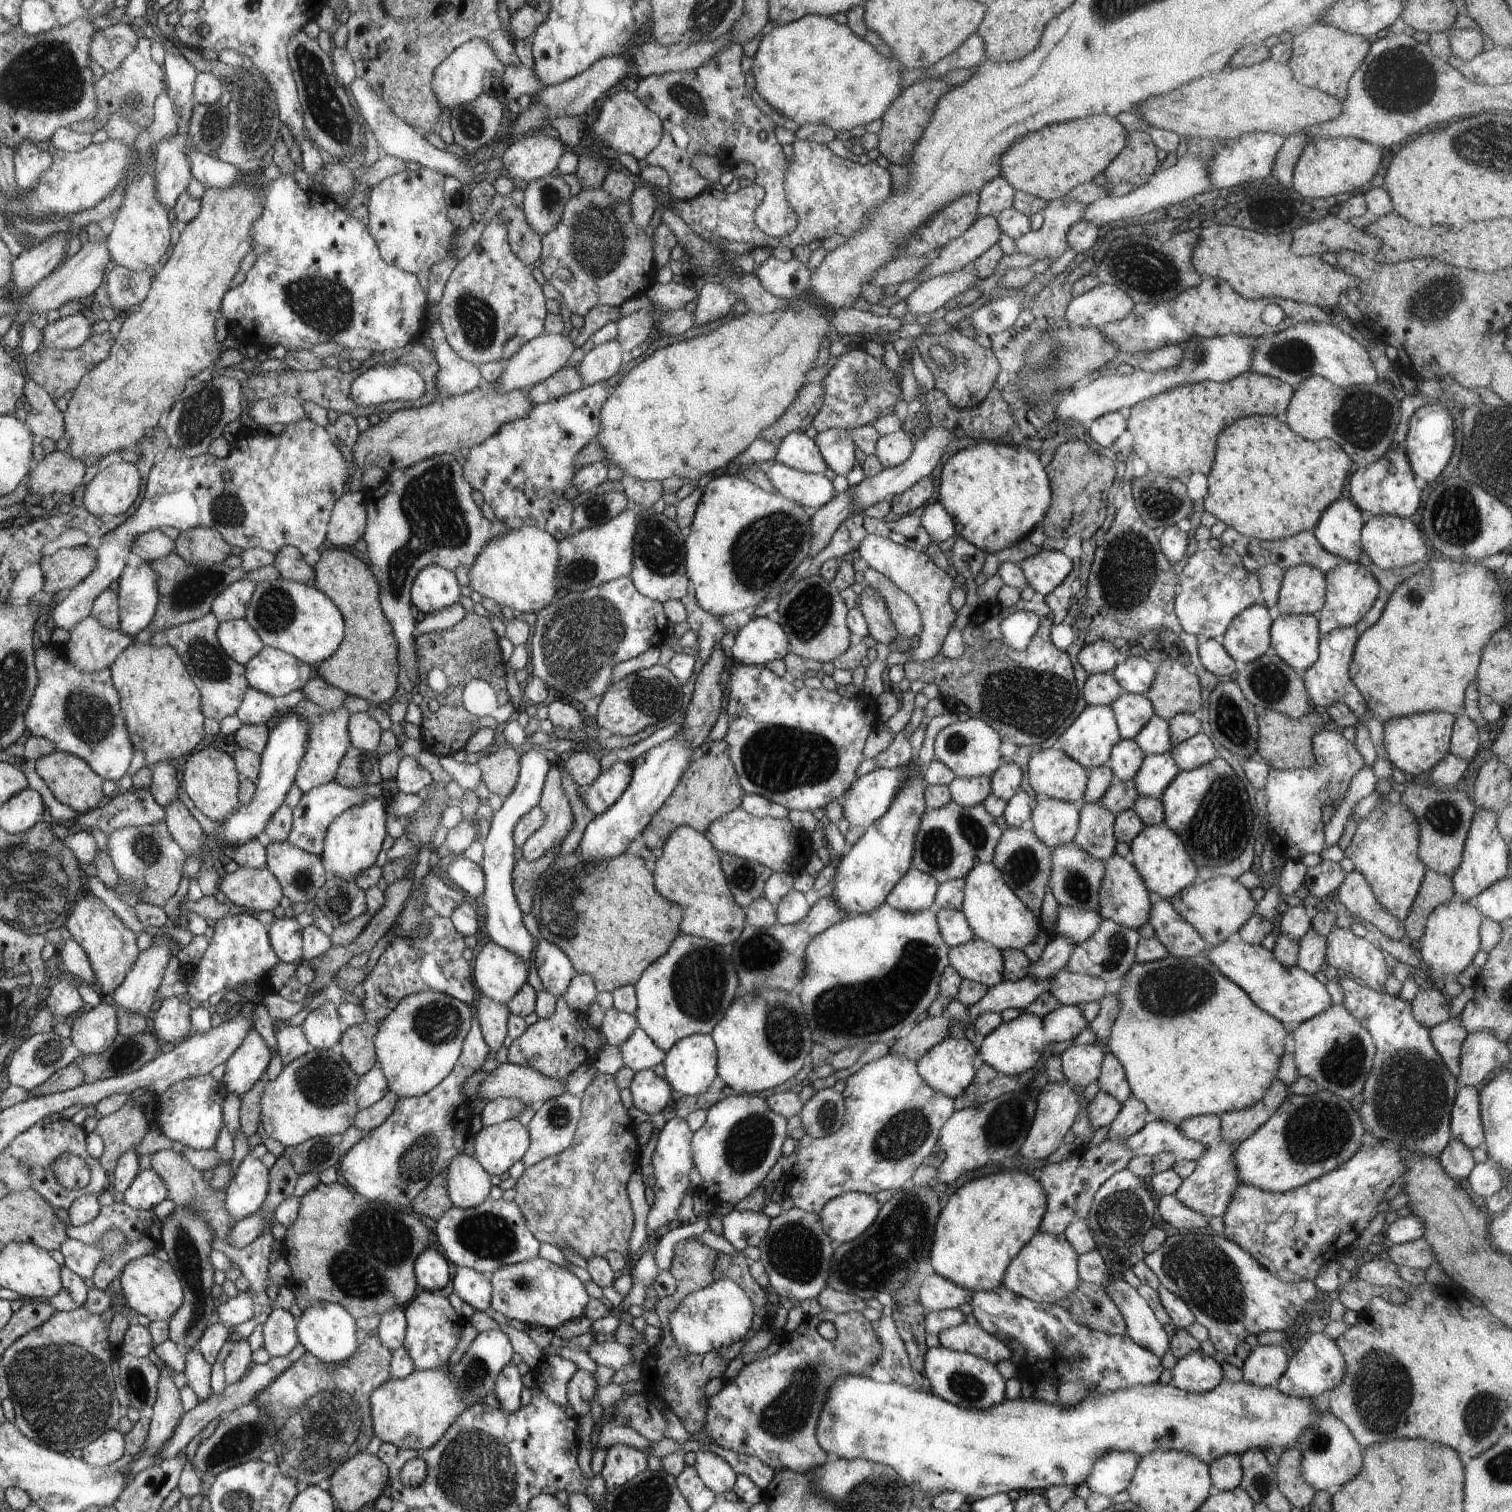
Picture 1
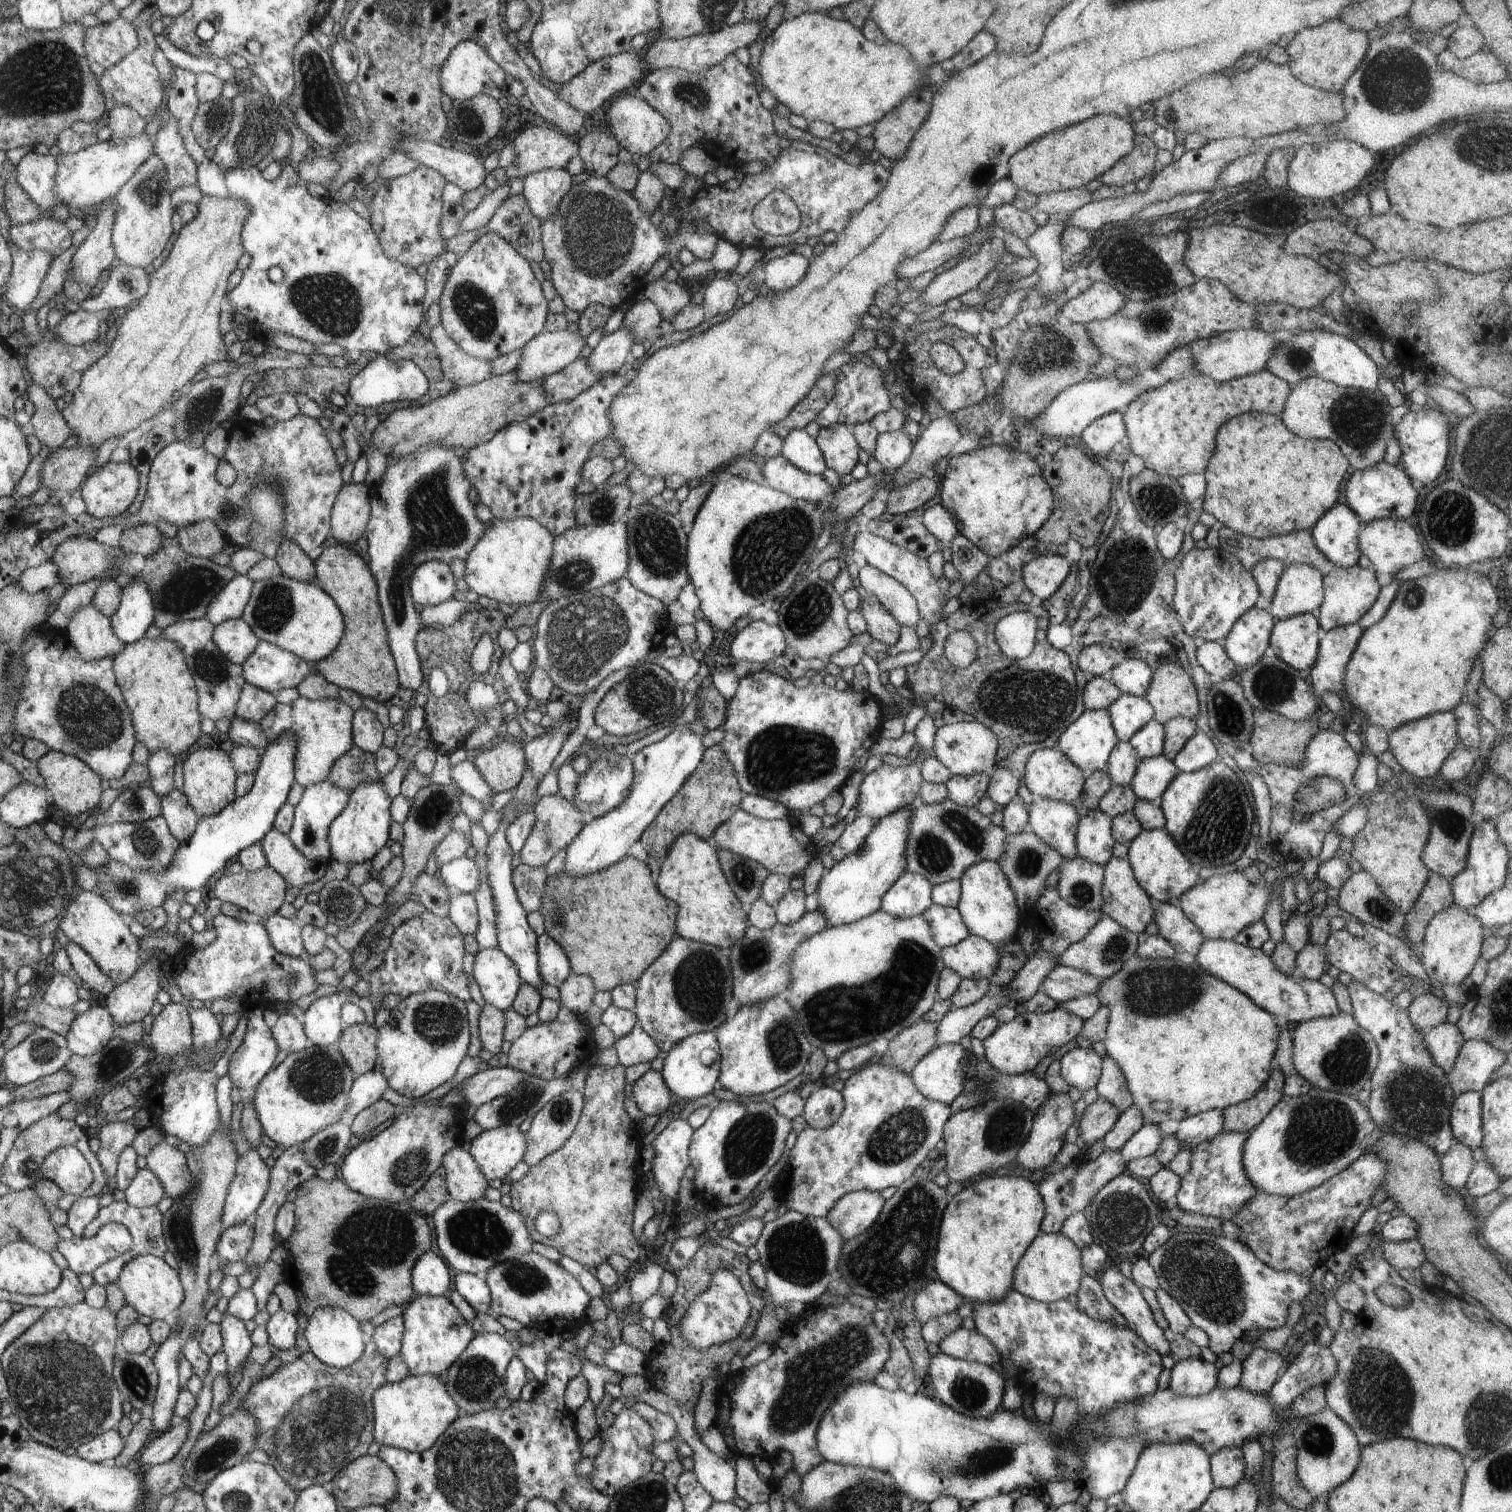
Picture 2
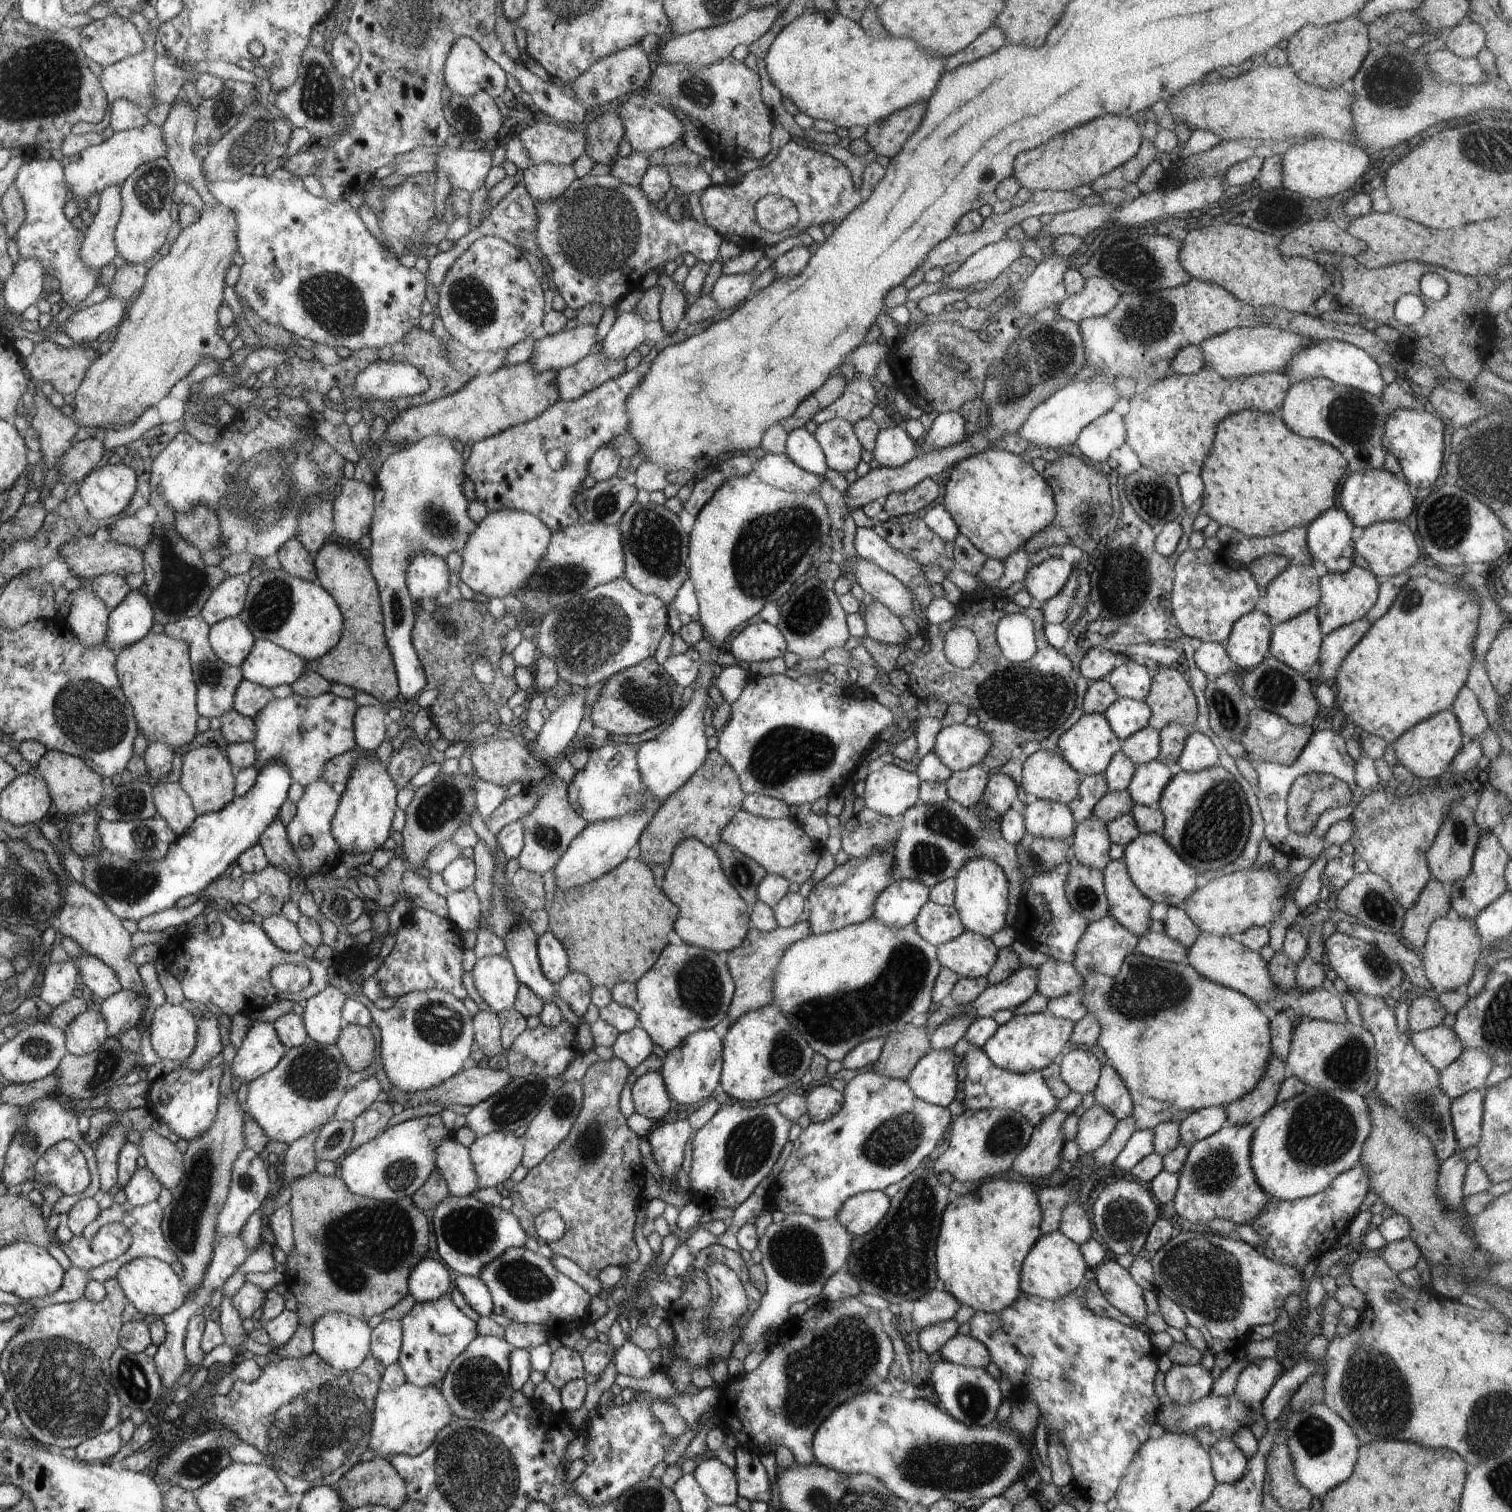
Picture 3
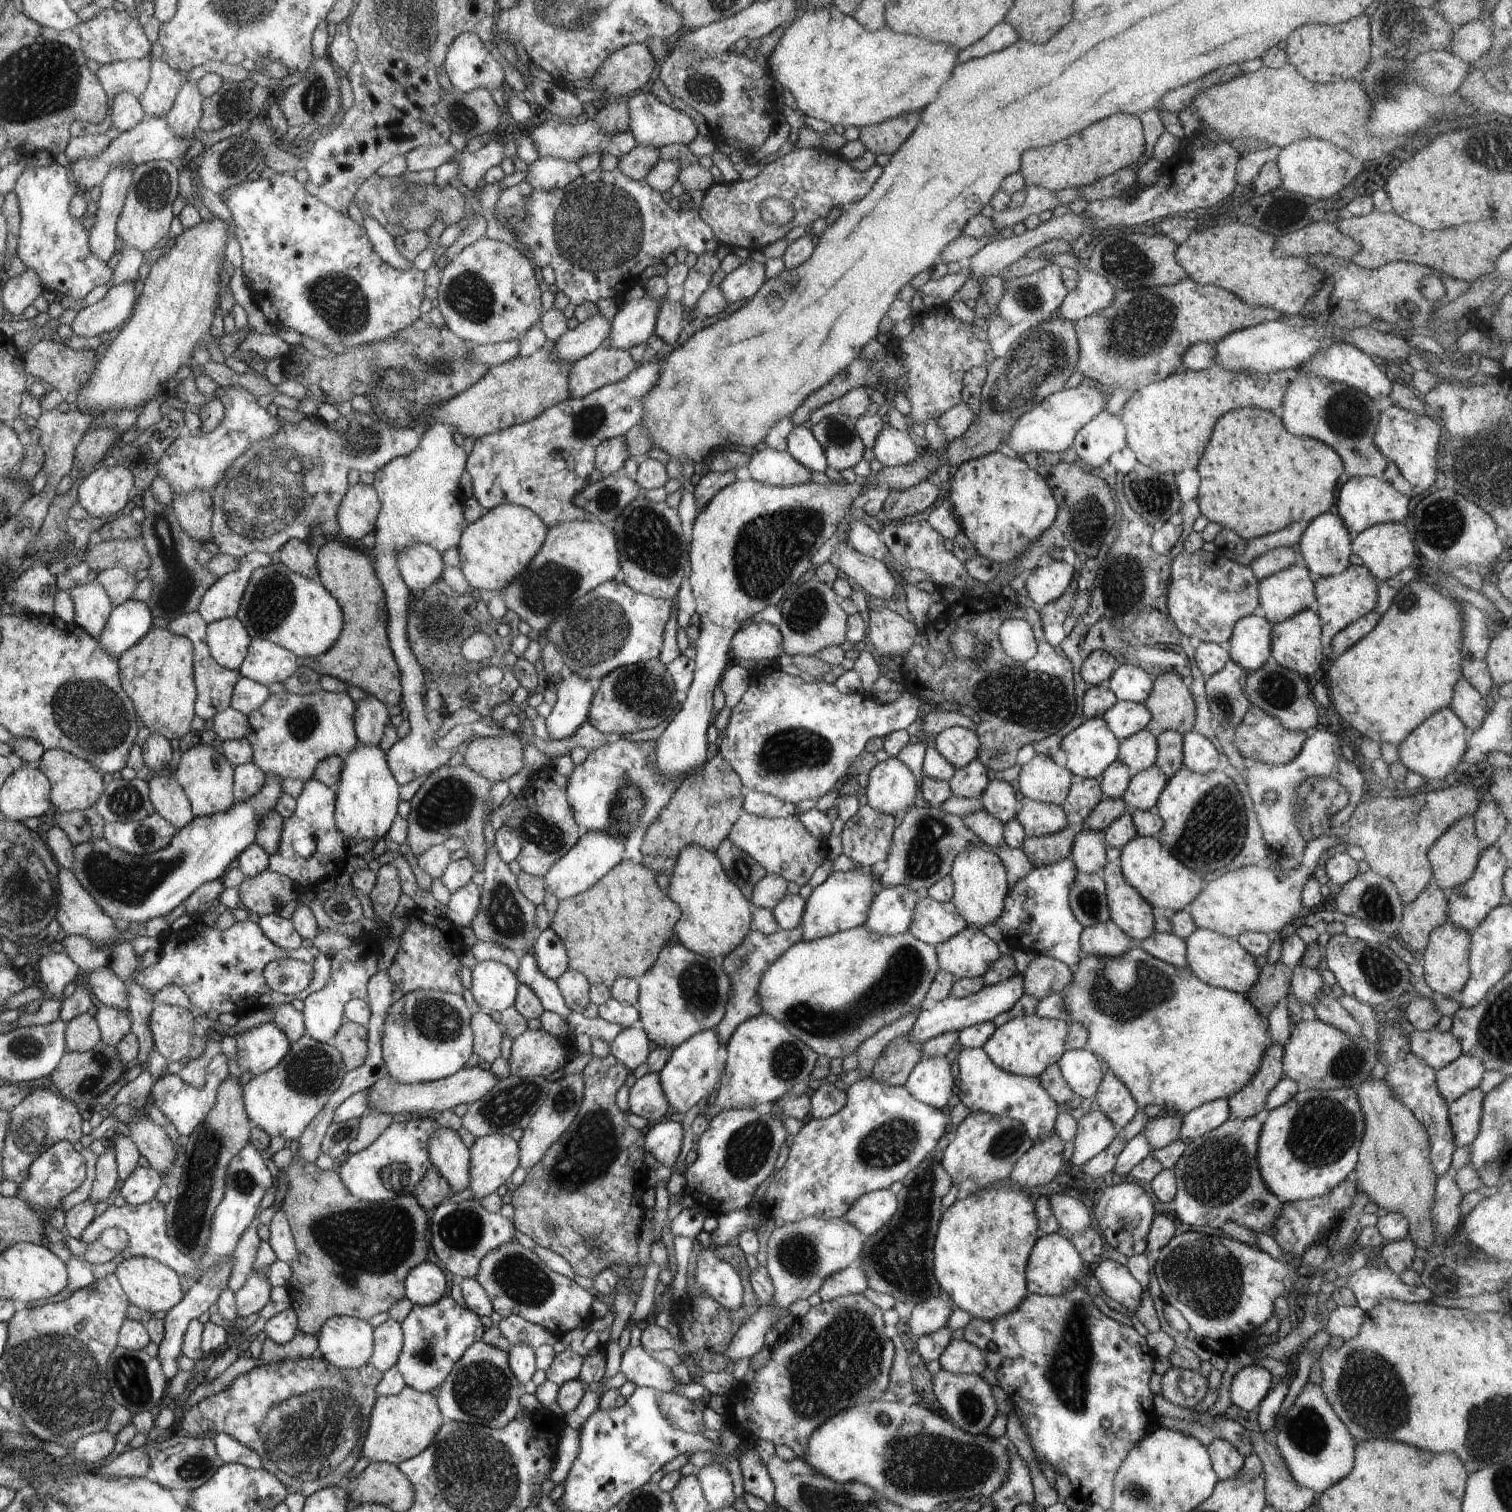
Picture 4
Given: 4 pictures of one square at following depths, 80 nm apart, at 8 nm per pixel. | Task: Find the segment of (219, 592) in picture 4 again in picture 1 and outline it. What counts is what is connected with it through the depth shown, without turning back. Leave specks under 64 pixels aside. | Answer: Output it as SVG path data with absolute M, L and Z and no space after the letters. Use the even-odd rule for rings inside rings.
M238 581L225 588L212 603L211 611L220 622L244 619L256 593L256 581Z

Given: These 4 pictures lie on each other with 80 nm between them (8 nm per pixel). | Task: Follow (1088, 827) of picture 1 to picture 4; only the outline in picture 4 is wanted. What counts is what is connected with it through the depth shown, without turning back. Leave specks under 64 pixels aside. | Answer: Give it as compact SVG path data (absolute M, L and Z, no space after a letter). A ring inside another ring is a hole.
M1080 829L1074 837L1070 858L1079 871L1100 873L1108 864L1106 843L1100 831Z

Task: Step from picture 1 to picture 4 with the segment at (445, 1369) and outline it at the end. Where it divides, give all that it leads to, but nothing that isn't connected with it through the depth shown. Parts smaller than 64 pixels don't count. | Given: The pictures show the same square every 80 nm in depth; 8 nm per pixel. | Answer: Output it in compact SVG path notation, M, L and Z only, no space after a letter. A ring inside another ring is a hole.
M405 1386L398 1394L378 1396L364 1440L364 1456L369 1464L386 1461L398 1466L423 1453L435 1441L445 1422L437 1403L436 1392L420 1392Z

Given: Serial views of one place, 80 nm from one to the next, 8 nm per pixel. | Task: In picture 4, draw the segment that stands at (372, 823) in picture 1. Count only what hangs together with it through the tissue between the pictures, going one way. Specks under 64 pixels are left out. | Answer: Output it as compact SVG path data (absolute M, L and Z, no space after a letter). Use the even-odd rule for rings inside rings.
M359 743L343 758L341 788L336 793L336 826L344 838L384 840L395 816L399 814L398 780L391 773L387 755L380 746Z

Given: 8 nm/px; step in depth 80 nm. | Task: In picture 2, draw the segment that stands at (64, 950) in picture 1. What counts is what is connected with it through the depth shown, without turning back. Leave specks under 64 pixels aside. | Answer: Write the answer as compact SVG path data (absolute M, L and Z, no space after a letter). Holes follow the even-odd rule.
M70 940L63 948L66 949L70 959L74 976L95 996L100 994L106 996L116 986L107 976L104 976L101 968L83 948Z

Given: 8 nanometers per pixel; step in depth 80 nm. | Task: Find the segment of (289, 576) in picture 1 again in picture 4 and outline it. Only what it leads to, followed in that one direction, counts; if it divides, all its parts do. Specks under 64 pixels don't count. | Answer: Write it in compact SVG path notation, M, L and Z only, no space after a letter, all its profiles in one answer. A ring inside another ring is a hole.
M291 539L280 549L280 563L296 574L304 575L316 582L319 580L315 549L306 541Z

